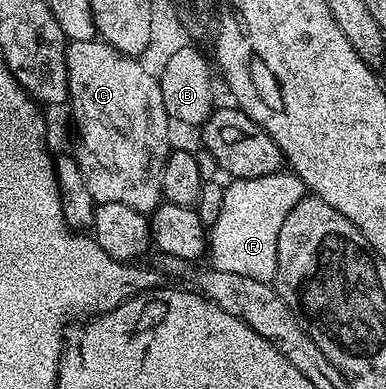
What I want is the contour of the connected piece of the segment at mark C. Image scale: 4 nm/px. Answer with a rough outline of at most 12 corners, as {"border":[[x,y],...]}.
{"border":[[102,39],[66,46],[76,158],[97,204],[164,201],[159,78]]}

